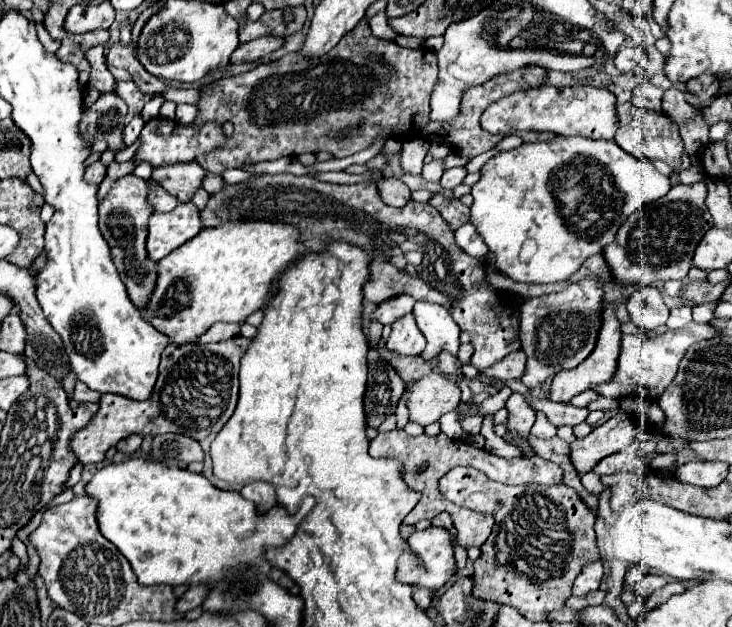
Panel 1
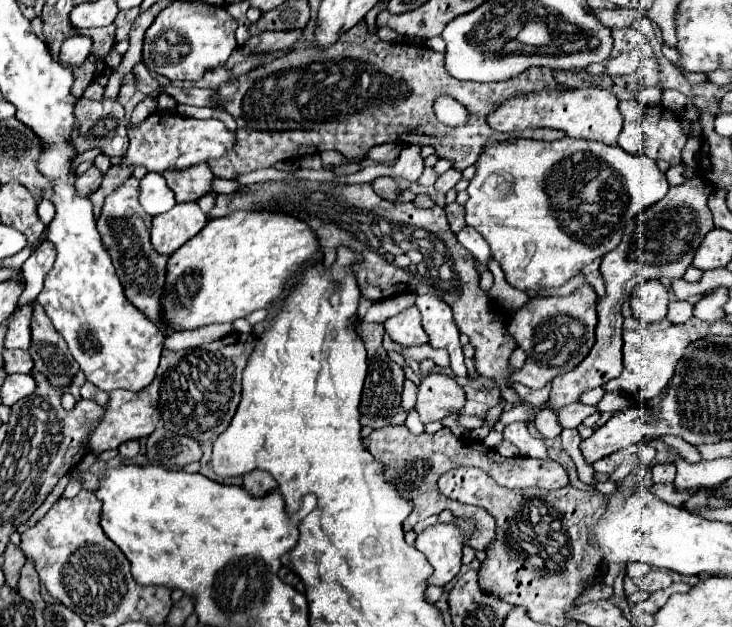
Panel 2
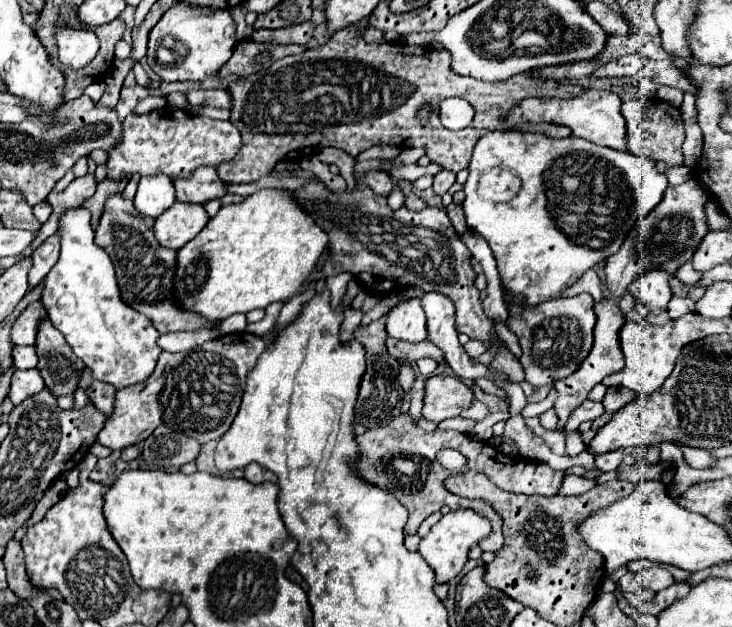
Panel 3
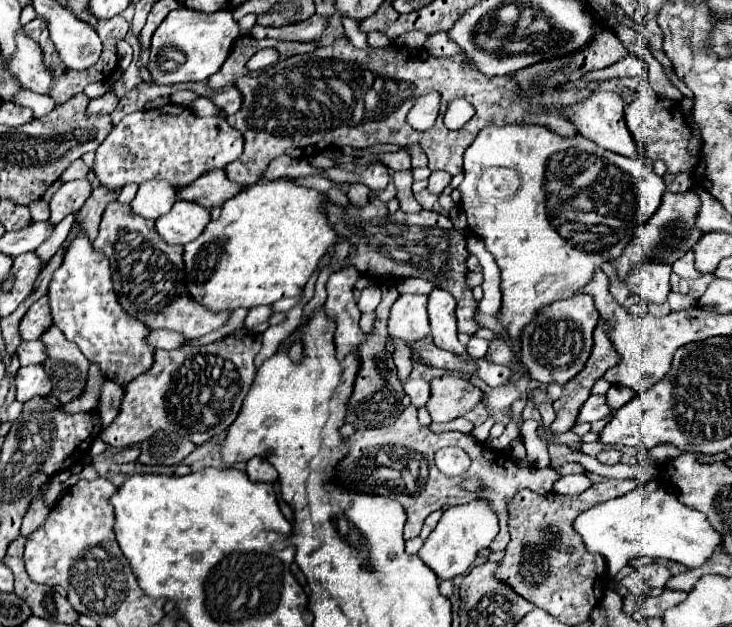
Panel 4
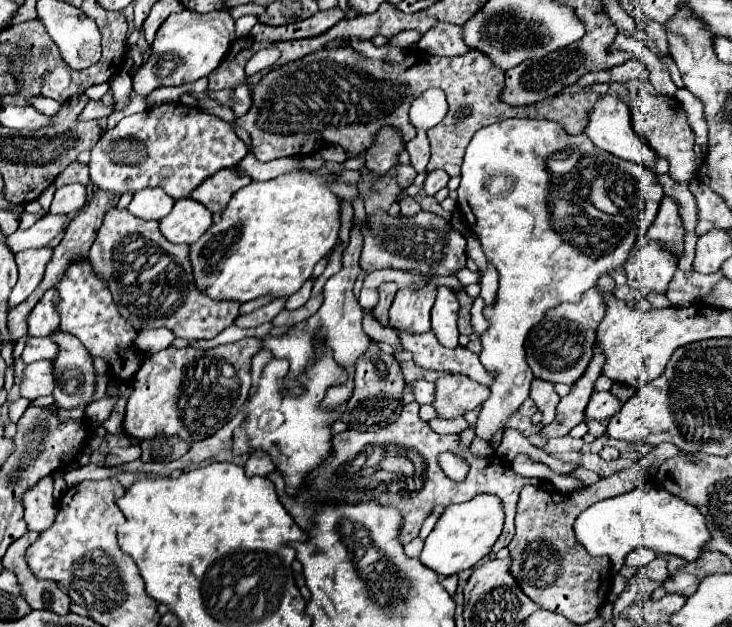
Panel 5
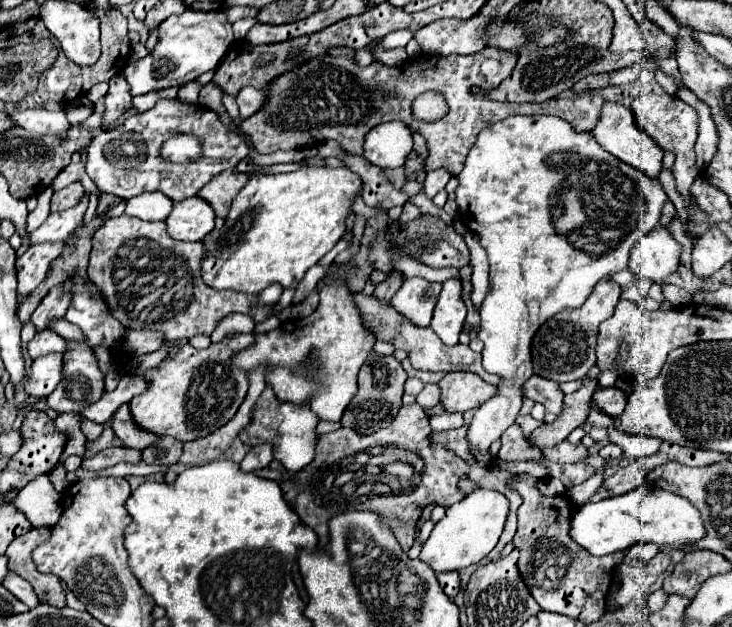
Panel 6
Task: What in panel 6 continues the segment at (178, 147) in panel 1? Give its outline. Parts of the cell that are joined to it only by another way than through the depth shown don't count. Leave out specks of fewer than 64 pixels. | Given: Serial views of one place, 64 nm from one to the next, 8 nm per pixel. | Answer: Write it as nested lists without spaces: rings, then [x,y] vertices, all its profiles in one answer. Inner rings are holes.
[[[158,100],[152,110],[134,114],[126,118],[124,124],[98,134],[92,140],[90,154],[86,154],[86,166],[92,182],[102,192],[112,192],[128,200],[140,192],[160,190],[178,202],[196,196],[204,184],[208,184],[222,170],[234,168],[246,154],[246,142],[228,126],[224,126],[214,110],[184,104],[180,100]],[[174,134],[192,134],[202,140],[202,156],[196,162],[184,166],[166,162],[160,154],[160,148]]]

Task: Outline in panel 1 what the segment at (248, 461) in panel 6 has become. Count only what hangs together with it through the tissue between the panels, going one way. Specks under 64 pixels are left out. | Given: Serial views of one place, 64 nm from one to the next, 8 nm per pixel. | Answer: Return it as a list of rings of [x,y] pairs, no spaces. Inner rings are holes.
[[[252,482],[246,484],[240,492],[246,500],[252,500],[256,504],[256,508],[260,510],[260,514],[266,514],[272,504],[276,502],[276,494],[272,490],[272,486],[268,486],[268,482]]]

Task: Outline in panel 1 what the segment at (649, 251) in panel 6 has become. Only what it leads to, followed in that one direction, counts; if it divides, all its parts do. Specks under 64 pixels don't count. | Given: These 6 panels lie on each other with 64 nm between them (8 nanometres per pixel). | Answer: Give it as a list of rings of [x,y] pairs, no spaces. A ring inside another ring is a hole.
[[[644,288],[640,292],[634,292],[626,308],[628,308],[630,320],[642,332],[652,332],[658,326],[662,326],[668,320],[668,312],[670,312],[658,288]]]

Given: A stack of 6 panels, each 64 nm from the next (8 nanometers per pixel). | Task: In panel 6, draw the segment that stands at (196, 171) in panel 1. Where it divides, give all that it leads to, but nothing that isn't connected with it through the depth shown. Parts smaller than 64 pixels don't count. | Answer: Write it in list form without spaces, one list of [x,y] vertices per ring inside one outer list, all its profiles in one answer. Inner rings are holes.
[[[236,168],[232,170],[224,170],[220,172],[216,178],[212,178],[212,182],[208,182],[196,196],[200,196],[204,202],[208,202],[216,216],[226,218],[232,198],[240,192],[240,188],[250,180],[248,174],[240,174]]]

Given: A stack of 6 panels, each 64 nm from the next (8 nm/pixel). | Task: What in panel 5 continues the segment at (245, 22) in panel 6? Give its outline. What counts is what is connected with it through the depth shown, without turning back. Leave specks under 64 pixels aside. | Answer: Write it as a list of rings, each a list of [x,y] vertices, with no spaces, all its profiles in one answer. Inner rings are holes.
[[[242,16],[242,18],[238,18],[236,20],[236,34],[238,36],[246,36],[256,22],[258,22],[256,16]]]

